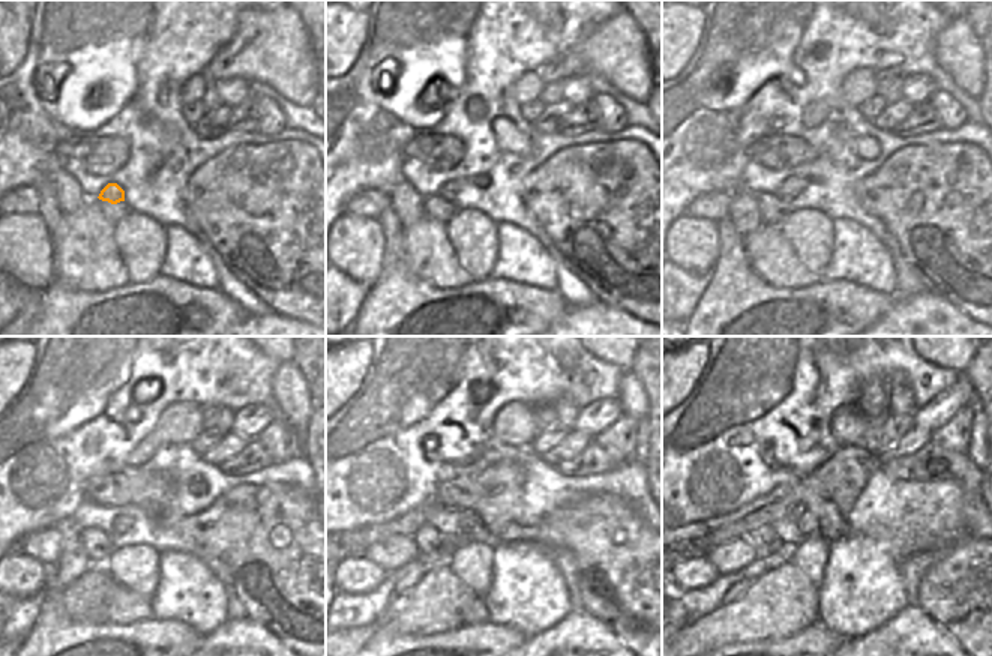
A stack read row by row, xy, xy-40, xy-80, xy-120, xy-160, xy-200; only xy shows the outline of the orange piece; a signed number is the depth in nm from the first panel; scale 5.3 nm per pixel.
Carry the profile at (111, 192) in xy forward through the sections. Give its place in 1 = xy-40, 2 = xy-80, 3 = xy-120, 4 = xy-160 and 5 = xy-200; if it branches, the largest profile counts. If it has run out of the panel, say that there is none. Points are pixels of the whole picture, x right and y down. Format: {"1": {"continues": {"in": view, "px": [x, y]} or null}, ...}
{"1": {"continues": {"in": "xy-40", "px": [450, 189]}}, "2": {"continues": {"in": "xy-80", "px": [793, 186]}}, "3": {"continues": {"in": "xy-120", "px": [120, 524]}}, "4": {"continues": {"in": "xy-160", "px": [468, 521]}}, "5": {"continues": {"in": "xy-200", "px": [806, 521]}}}

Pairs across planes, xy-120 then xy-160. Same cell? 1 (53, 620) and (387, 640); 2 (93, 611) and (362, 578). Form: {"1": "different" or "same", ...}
{"1": "same", "2": "different"}

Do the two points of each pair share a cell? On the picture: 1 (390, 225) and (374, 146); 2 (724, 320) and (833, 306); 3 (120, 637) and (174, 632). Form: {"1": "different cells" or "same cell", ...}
{"1": "different cells", "2": "same cell", "3": "same cell"}

